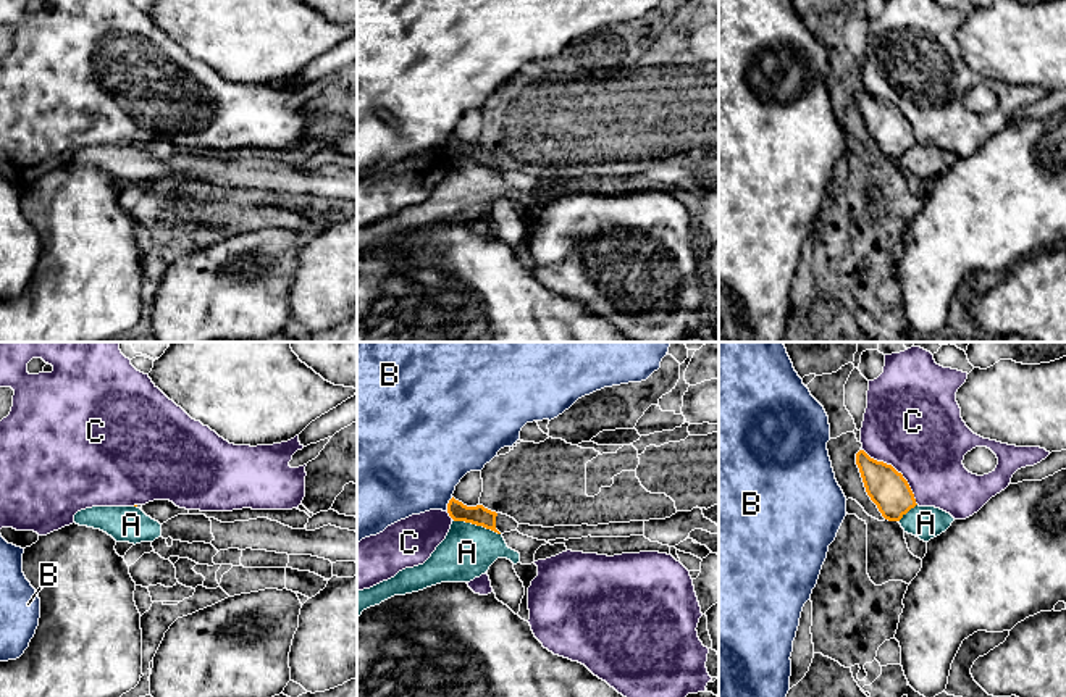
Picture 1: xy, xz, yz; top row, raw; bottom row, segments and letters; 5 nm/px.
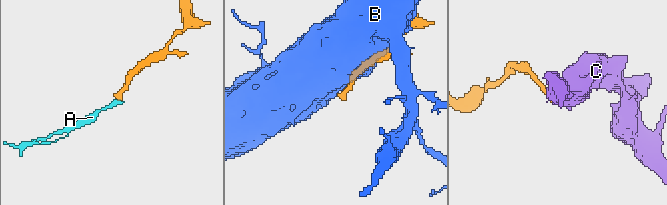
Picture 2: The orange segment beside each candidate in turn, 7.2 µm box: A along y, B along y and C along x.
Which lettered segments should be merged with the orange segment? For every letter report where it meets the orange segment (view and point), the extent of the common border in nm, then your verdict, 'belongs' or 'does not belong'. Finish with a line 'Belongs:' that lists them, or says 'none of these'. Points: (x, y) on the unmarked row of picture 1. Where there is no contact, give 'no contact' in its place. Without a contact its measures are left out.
A: meets orange in xz at (477, 163); contact 260 nm long; does not belong
B: meets orange in xz at (448, 142); contact 80 nm long; does not belong
C: meets orange in yz at (895, 108); contact 400 nm long; does not belong
Belongs: none of these

